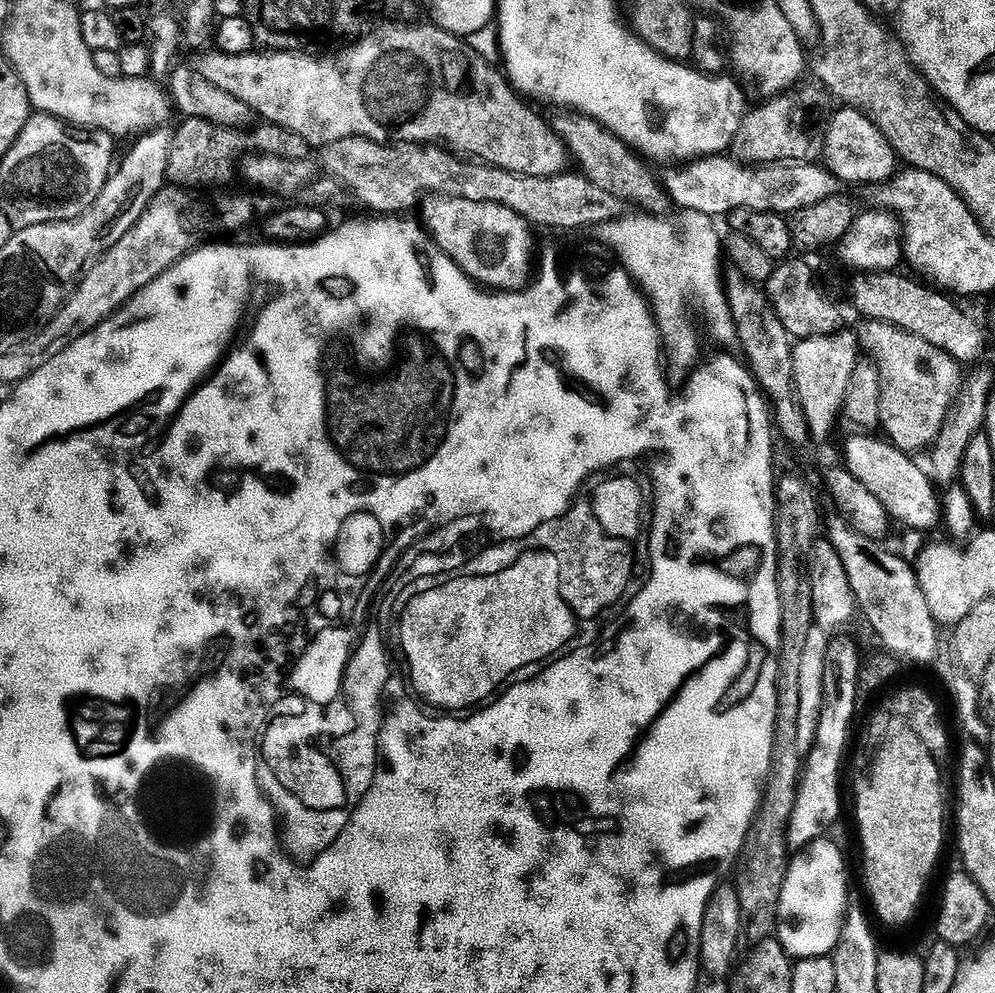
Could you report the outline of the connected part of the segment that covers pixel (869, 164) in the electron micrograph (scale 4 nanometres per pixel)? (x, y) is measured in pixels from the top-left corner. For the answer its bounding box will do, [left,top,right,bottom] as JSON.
[823,106,898,184]

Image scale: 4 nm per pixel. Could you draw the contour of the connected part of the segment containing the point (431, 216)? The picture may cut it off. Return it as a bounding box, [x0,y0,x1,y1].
[422,200,531,291]

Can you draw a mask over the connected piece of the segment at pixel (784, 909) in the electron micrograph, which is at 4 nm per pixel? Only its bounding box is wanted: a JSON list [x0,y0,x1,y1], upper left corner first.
[776,836,849,960]

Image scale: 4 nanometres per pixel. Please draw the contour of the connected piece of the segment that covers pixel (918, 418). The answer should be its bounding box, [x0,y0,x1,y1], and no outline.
[858,320,966,454]

